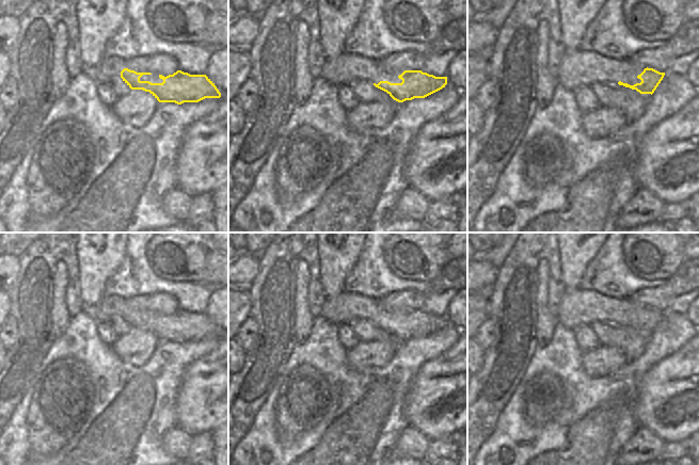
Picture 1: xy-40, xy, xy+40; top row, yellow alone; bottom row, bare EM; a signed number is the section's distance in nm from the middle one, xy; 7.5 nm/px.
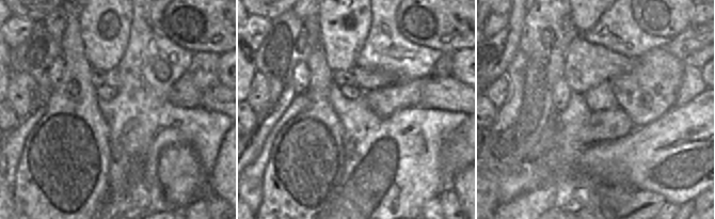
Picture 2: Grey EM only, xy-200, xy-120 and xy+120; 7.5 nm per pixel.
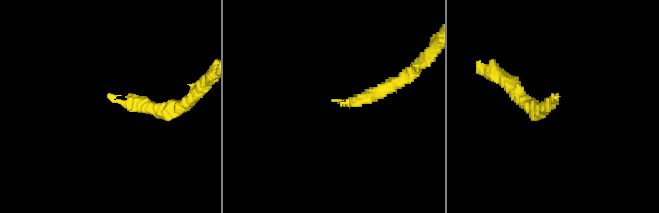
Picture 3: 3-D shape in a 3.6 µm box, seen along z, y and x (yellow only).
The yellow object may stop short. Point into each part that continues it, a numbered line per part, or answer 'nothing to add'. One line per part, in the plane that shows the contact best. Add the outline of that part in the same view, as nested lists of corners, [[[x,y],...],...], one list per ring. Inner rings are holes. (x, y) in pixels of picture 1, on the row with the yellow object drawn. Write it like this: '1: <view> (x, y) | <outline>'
1: xy-40 (152, 78) | [[[143,75],[140,81],[149,81],[152,83],[162,83],[163,80],[159,78],[159,75]]]

